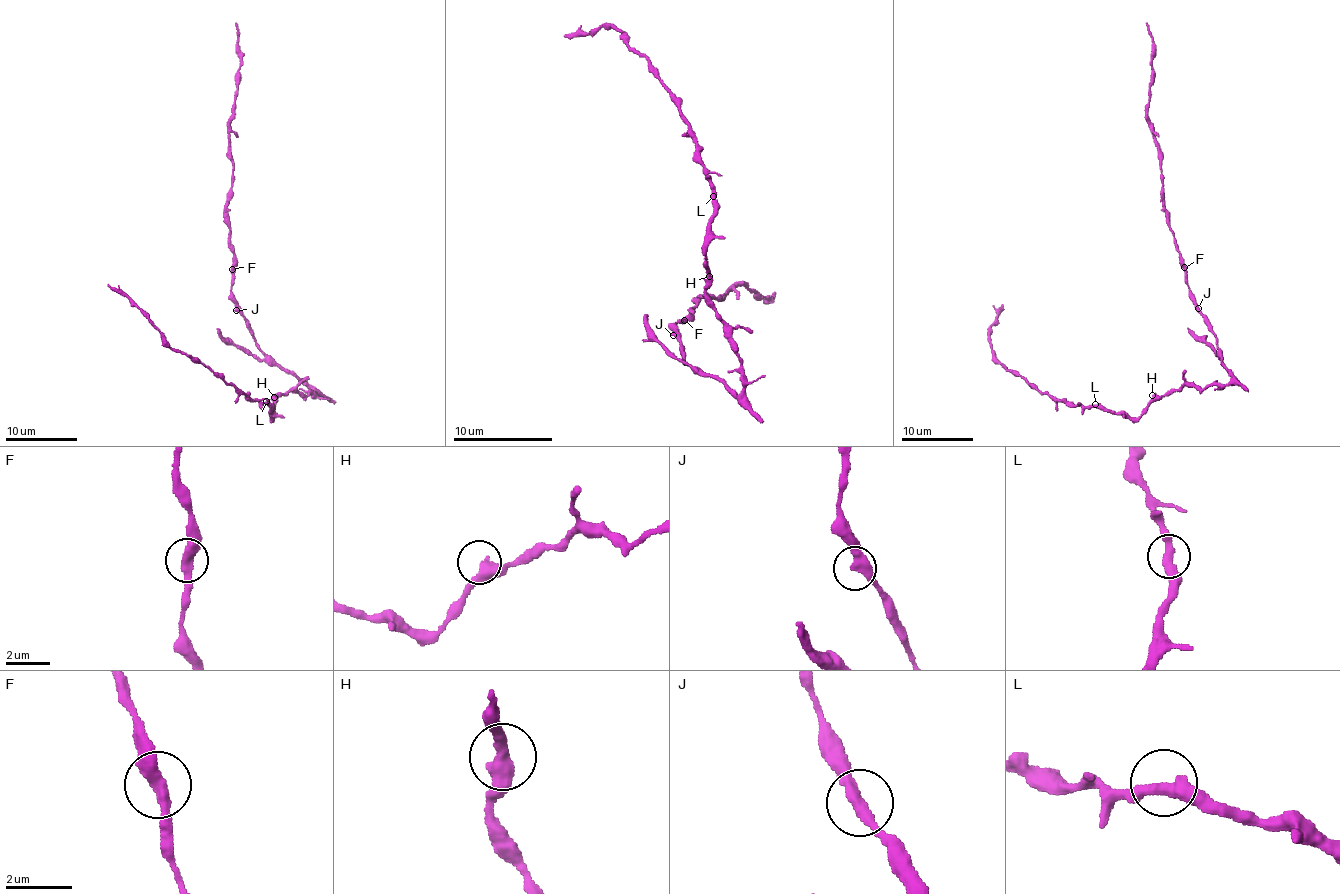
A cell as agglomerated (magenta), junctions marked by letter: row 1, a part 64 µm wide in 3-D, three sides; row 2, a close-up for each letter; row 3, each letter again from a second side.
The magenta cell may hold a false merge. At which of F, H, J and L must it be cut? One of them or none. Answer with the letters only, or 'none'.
none

